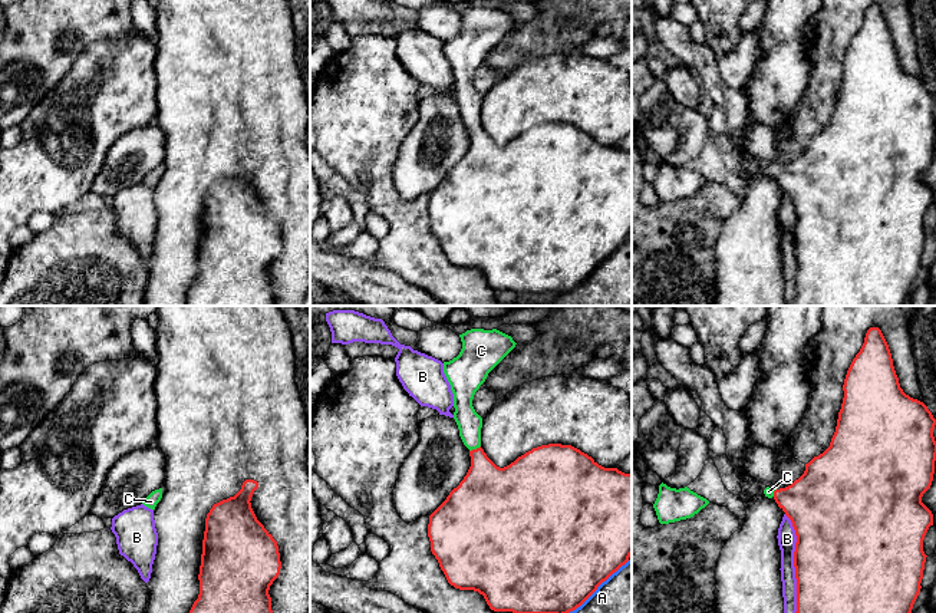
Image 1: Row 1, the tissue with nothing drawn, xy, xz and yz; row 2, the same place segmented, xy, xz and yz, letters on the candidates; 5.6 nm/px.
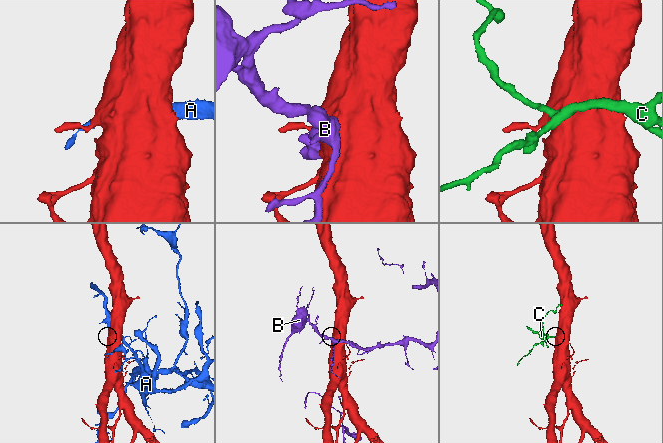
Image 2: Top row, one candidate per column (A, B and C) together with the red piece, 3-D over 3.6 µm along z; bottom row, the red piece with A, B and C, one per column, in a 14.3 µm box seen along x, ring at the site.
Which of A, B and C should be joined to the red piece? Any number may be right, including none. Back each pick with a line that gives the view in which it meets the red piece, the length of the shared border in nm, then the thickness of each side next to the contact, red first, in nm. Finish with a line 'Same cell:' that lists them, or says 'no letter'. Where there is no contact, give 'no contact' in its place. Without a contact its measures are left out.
C: xz | 70 nm | 300/140 nm
Same cell: C

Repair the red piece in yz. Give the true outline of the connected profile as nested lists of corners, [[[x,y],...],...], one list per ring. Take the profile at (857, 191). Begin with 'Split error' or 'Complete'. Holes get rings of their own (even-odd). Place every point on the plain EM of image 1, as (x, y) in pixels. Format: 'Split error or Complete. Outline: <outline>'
Split error. Outline: [[[879,6],[867,9],[864,22],[847,49],[843,69],[844,76],[830,125],[805,142],[804,152],[791,164],[780,168],[769,165],[764,168],[765,175],[774,177],[791,198],[797,214],[794,230],[797,290],[791,306],[903,306],[922,267],[920,261],[927,235],[923,230],[923,218],[929,205],[933,204],[933,192],[922,181],[922,175],[930,167],[935,152],[936,119],[933,108],[936,98],[923,80],[910,76],[900,66],[889,23]]]

